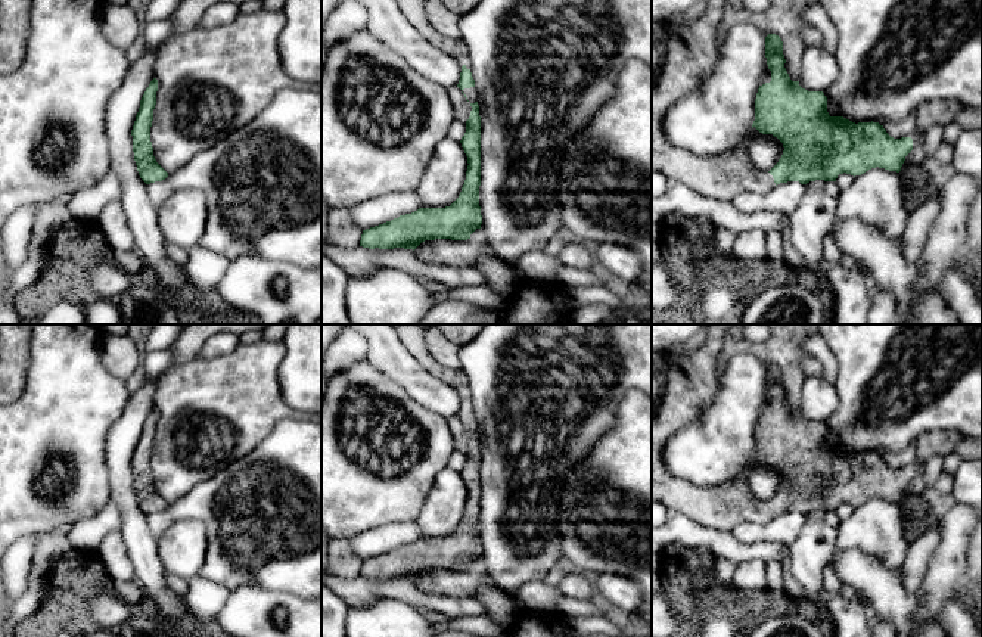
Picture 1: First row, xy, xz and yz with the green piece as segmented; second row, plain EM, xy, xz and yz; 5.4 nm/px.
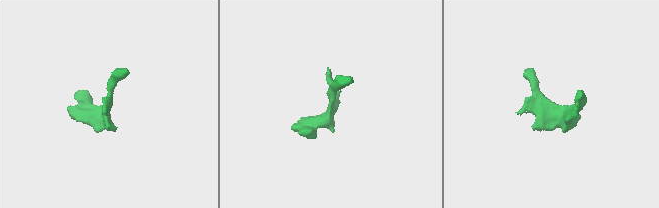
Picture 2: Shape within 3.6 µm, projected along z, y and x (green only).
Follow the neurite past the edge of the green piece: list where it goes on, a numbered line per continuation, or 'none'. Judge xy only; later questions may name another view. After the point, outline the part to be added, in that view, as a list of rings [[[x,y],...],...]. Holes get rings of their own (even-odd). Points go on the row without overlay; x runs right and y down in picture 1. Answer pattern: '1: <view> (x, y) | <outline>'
none

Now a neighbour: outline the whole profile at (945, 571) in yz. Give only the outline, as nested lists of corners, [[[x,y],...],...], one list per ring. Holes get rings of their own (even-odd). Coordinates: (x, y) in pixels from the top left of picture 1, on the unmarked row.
[[[955,503],[939,521],[941,540],[932,553],[917,588],[920,608],[914,621],[936,618],[948,597],[964,582],[967,569],[967,546],[976,526],[976,510]]]

